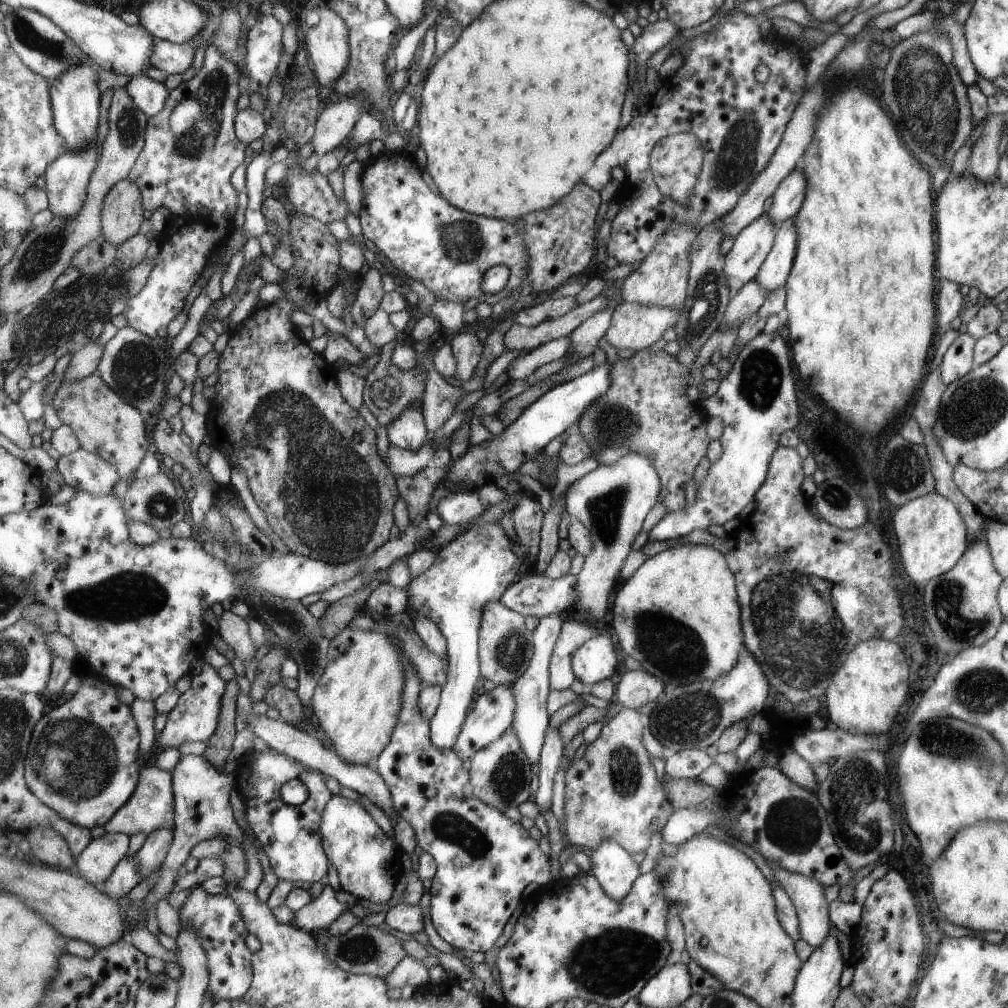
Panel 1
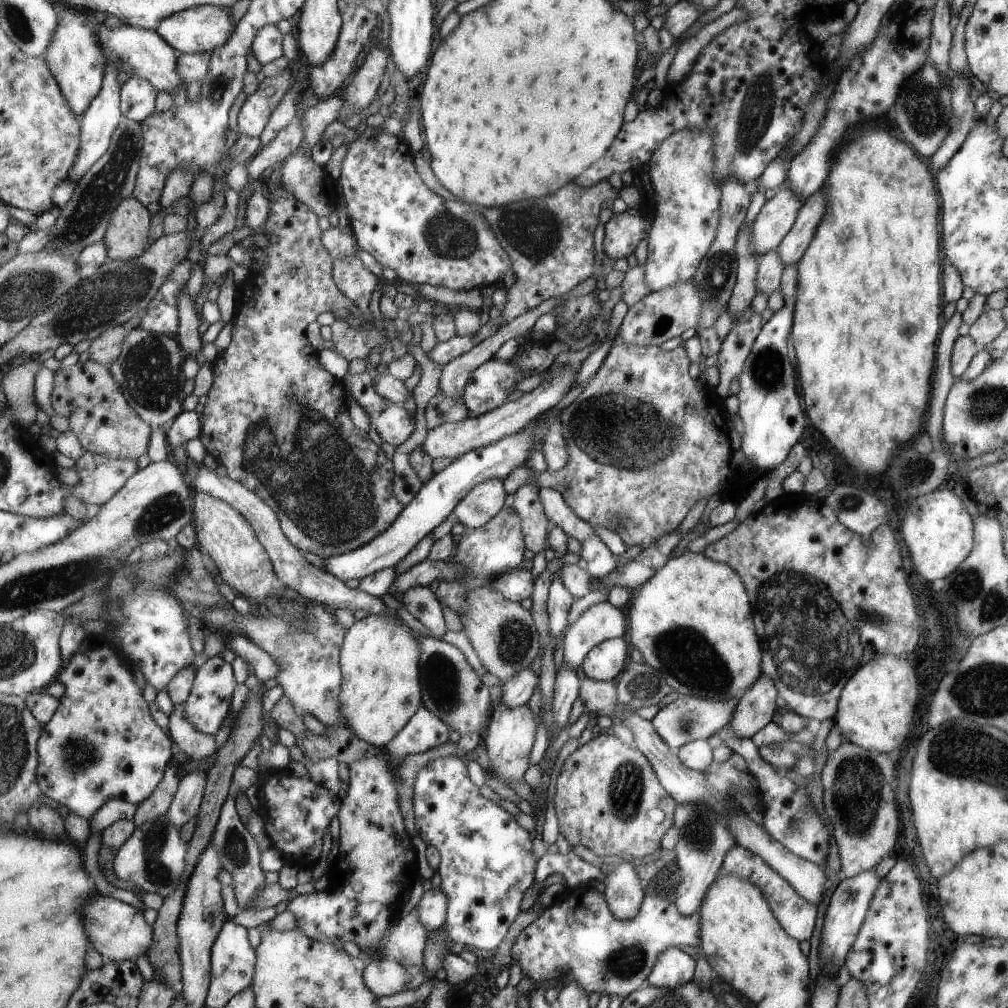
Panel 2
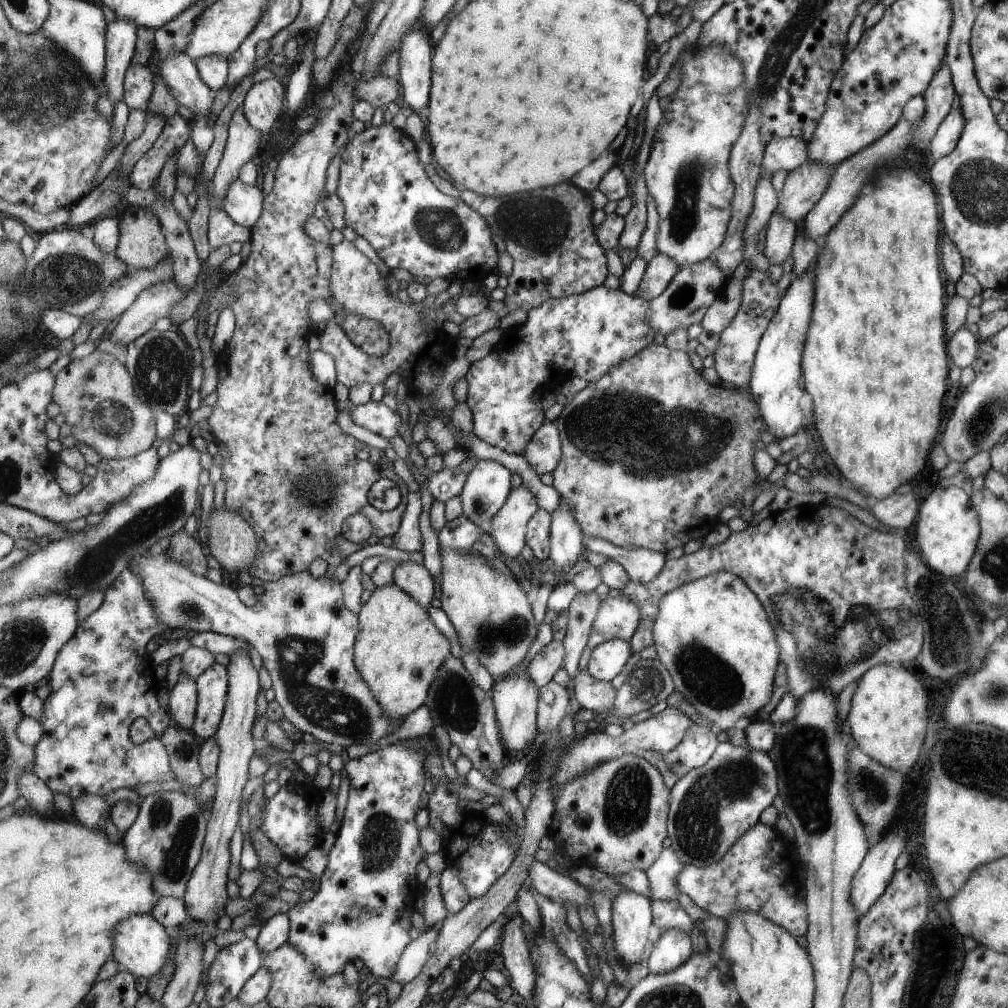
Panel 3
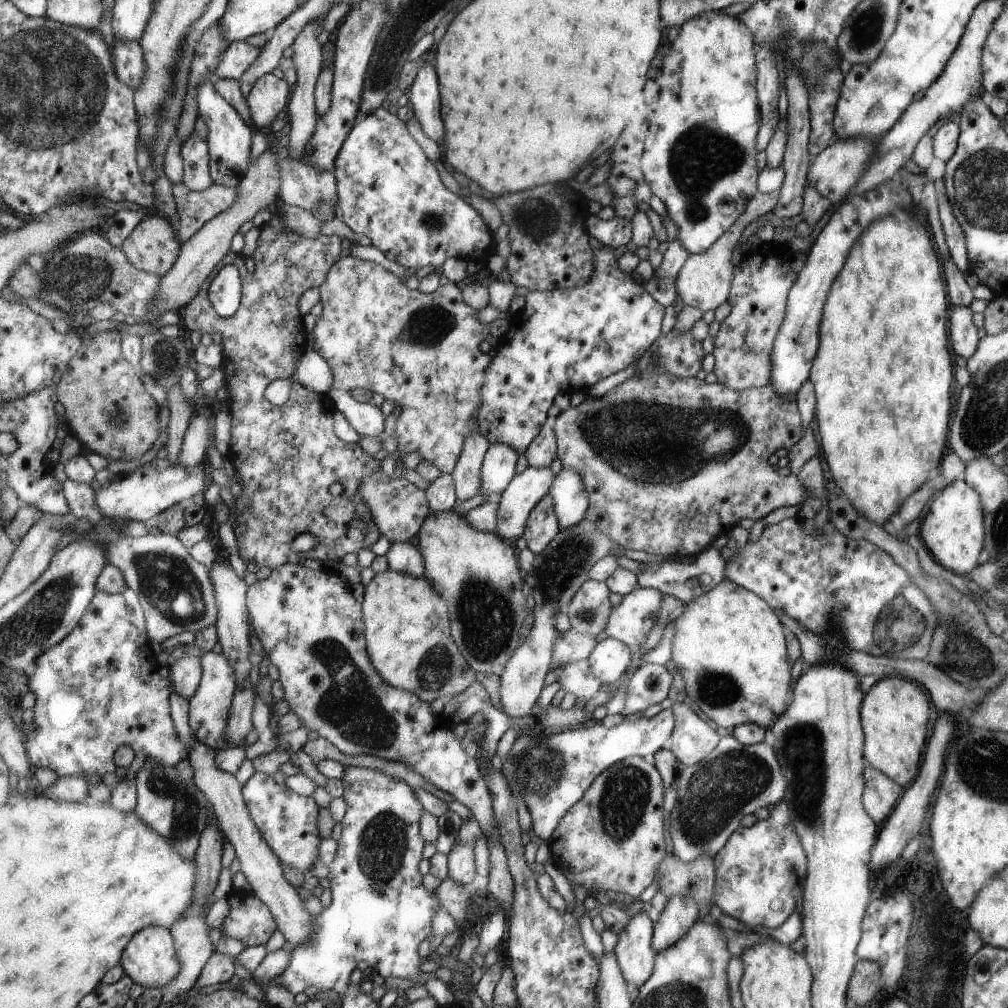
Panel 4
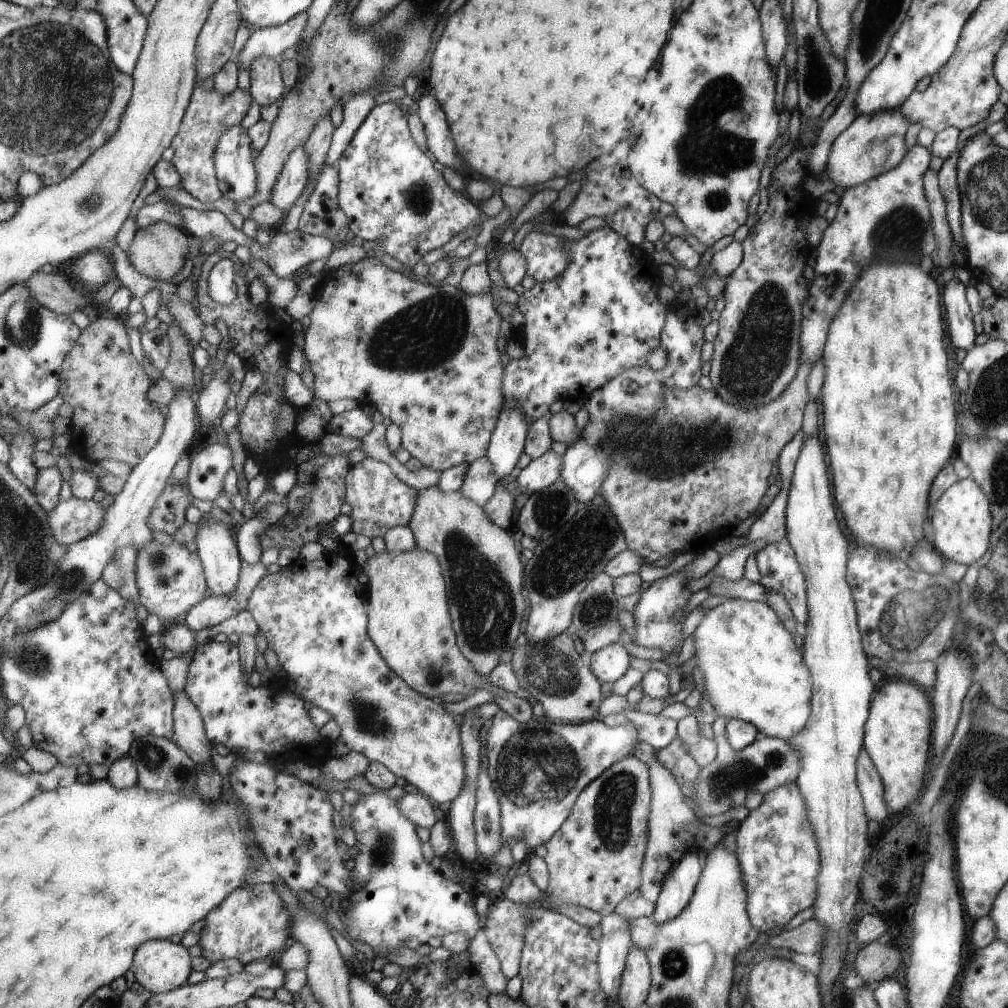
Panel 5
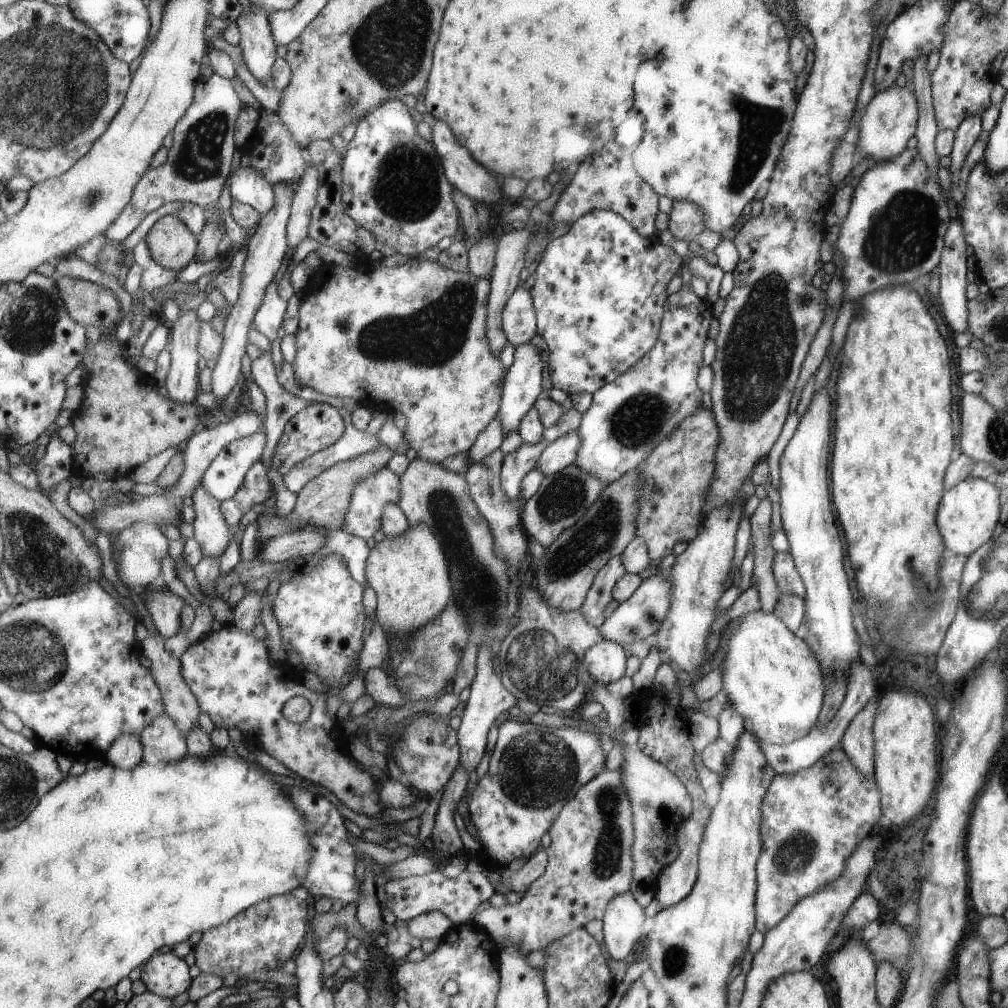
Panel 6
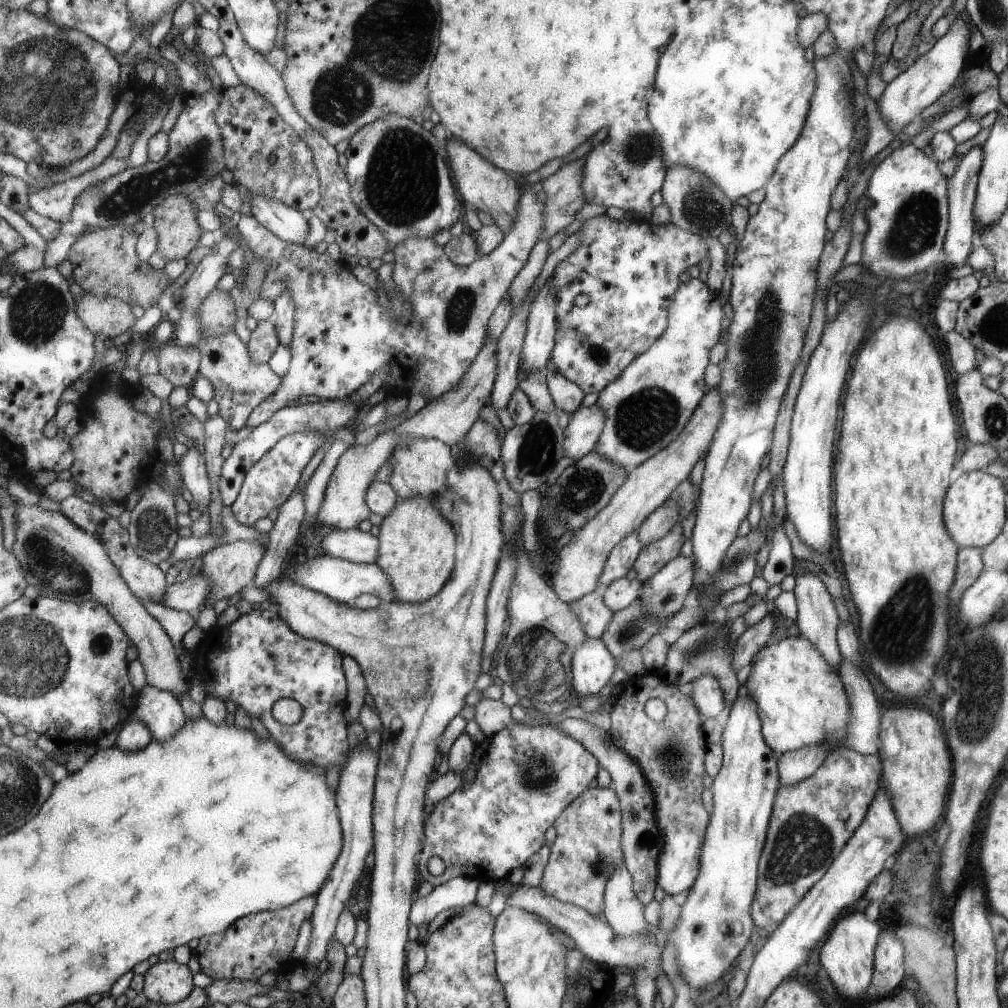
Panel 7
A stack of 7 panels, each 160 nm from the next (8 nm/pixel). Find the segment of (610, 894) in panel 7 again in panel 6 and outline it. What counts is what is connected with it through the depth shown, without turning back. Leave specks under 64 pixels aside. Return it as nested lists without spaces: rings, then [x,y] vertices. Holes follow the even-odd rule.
[[[631,891],[615,896],[608,904],[603,918],[603,942],[607,953],[615,960],[622,960],[627,954],[633,954],[641,946],[642,937],[647,925],[643,907],[637,904],[635,895]]]

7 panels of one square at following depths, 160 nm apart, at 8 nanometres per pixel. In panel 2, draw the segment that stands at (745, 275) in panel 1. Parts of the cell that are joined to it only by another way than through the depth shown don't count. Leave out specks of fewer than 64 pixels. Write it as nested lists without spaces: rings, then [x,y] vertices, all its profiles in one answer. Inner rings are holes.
[[[785,178],[774,196],[767,199],[750,226],[750,243],[759,258],[767,249],[775,249],[795,220],[802,198],[789,187]]]

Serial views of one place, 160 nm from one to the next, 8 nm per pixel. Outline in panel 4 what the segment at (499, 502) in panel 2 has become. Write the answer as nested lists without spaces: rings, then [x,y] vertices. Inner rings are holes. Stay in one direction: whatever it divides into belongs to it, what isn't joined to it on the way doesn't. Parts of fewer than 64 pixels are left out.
[[[490,443],[482,468],[482,485],[479,495],[485,500],[499,498],[517,475],[517,460],[520,452],[505,443]]]

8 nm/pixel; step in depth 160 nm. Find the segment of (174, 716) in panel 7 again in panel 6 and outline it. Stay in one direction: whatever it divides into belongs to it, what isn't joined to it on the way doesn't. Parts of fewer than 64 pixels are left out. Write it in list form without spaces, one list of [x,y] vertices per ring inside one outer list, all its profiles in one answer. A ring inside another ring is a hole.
[[[167,711],[153,719],[140,735],[144,744],[144,760],[149,764],[171,762],[189,756],[187,735]]]

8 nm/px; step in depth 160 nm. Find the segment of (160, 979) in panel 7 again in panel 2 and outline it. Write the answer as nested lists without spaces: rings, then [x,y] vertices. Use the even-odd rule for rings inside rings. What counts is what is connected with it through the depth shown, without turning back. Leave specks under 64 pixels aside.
[[[94,892],[84,903],[84,924],[91,946],[113,961],[135,961],[139,956],[148,956],[154,942],[154,925],[145,920],[143,911],[121,900]]]

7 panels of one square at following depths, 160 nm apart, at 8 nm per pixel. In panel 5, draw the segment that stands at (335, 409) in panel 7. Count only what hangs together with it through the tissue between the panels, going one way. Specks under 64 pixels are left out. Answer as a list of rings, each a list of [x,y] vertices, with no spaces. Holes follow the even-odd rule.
[[[210,442],[190,464],[189,483],[195,498],[217,500],[225,490],[225,476],[235,466],[235,454],[225,442]]]

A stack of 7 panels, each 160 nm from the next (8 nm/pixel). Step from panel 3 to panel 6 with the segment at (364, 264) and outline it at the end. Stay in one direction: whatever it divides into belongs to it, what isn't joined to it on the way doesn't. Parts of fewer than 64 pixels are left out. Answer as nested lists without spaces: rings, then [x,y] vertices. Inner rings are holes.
[[[421,256],[411,258],[403,265],[395,267],[371,268],[358,265],[351,268],[335,266],[323,268],[323,270],[319,276],[314,276],[309,282],[310,289],[306,289],[299,310],[299,325],[294,333],[298,346],[296,363],[293,366],[295,382],[298,381],[303,388],[309,386],[329,396],[353,398],[360,406],[367,406],[367,408],[377,408],[378,411],[389,413],[395,411],[396,414],[404,412],[408,418],[404,431],[405,440],[411,446],[415,457],[442,463],[453,455],[469,451],[491,420],[499,414],[504,393],[503,372],[505,370],[503,370],[501,360],[493,356],[487,336],[488,302],[492,293],[492,276],[480,279],[472,275],[469,270],[456,271],[443,266],[439,260],[423,260]]]

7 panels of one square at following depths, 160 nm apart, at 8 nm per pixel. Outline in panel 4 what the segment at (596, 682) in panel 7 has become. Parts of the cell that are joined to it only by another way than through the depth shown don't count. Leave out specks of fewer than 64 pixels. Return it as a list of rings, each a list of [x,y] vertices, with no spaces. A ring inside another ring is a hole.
[[[609,637],[603,639],[588,658],[595,676],[608,685],[617,682],[629,668],[633,656],[633,648],[626,642]]]

